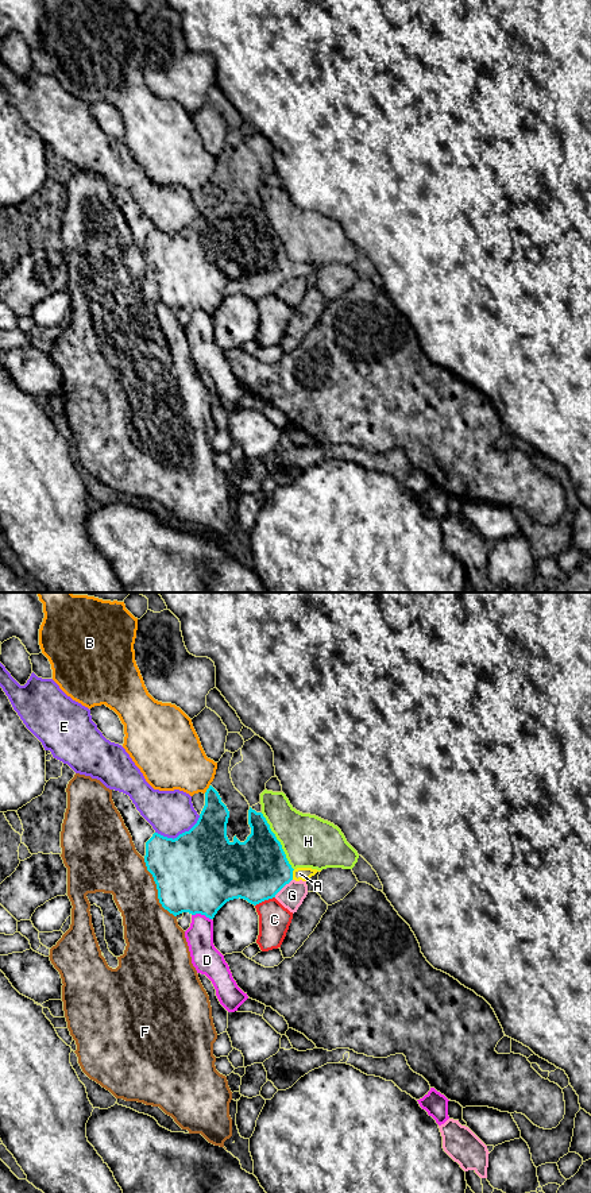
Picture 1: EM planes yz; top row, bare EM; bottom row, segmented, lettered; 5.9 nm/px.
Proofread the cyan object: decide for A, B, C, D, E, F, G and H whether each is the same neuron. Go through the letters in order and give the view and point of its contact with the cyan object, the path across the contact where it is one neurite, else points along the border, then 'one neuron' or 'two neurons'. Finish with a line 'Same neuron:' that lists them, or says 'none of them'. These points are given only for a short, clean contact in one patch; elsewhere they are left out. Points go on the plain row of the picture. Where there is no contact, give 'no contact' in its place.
A: yz (292, 270) | across yz (257, 265), (292, 270), (300, 269) | one neuron
B: yz (208, 184) | two neurons
C: yz (265, 294) | two neurons
D: yz (201, 309) | two neurons
E: yz (180, 230) | two neurons
F: yz (157, 284) | two neurons
G: yz (282, 282) | two neurons
H: yz (278, 236) | two neurons
Same neuron: A

